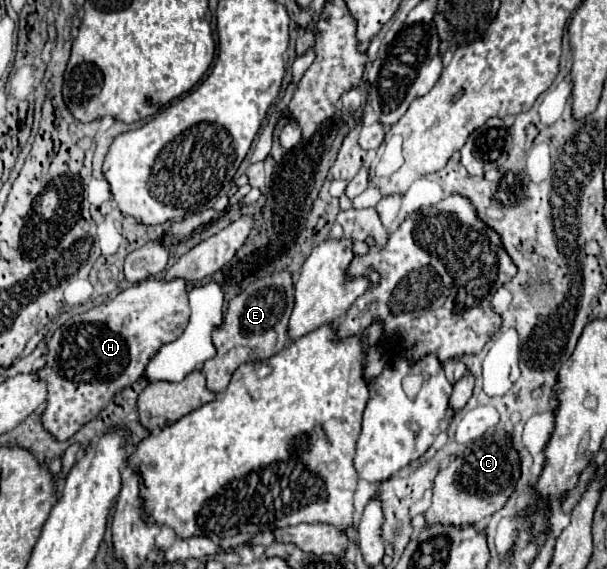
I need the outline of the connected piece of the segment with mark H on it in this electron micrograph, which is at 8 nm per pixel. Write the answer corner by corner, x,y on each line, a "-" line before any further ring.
145,279
121,291
115,299
101,303
81,315
69,317
47,339
45,367
37,377
47,383
47,401
41,423
57,441
67,441
83,425
93,421
101,409
127,385
137,381
161,345
185,331
189,301
185,281

